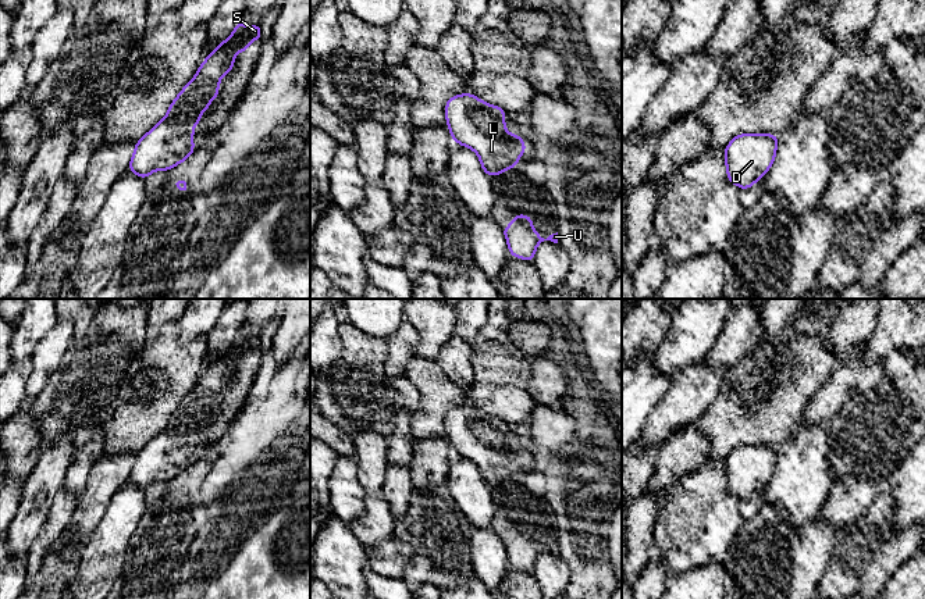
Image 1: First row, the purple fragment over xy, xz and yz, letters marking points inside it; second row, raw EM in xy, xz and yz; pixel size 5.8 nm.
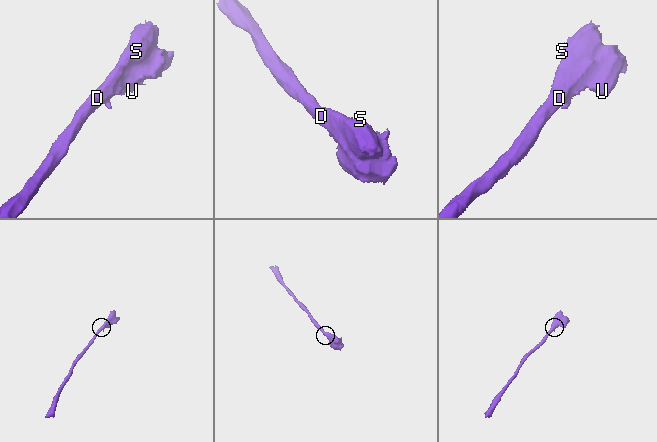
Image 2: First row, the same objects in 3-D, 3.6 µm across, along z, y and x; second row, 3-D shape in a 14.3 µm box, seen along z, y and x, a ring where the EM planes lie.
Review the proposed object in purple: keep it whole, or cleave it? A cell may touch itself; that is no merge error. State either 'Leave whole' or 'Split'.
Leave whole

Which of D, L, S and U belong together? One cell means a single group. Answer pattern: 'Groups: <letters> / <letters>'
Groups: D L S U

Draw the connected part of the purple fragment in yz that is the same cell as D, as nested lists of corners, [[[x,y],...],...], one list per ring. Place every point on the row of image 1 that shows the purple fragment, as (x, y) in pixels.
[[[741,133],[723,150],[727,179],[740,189],[750,189],[762,178],[776,156],[779,136],[769,133]]]

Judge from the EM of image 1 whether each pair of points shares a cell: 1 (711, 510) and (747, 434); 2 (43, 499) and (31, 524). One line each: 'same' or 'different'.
1: different
2: same

